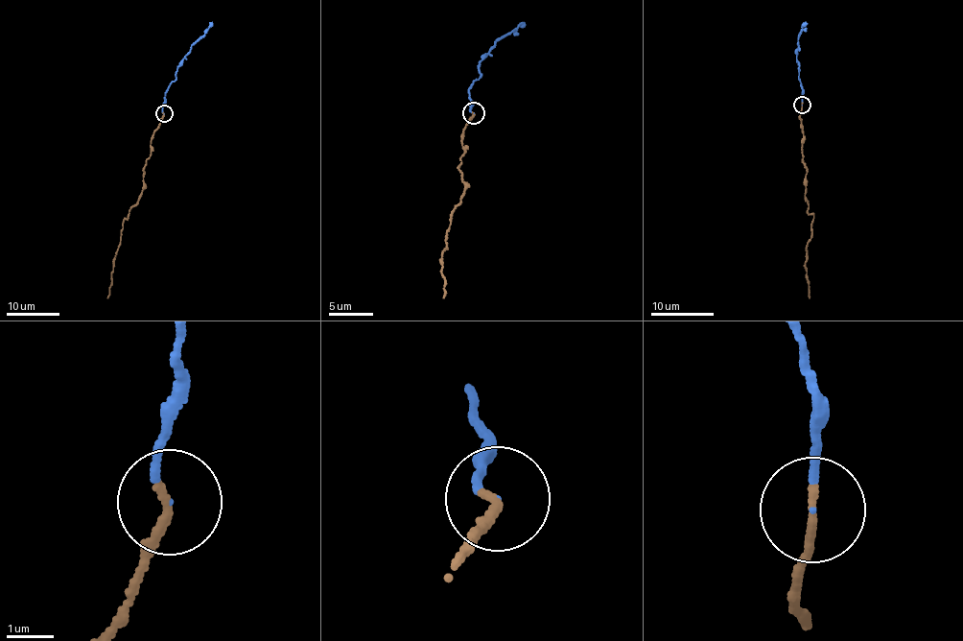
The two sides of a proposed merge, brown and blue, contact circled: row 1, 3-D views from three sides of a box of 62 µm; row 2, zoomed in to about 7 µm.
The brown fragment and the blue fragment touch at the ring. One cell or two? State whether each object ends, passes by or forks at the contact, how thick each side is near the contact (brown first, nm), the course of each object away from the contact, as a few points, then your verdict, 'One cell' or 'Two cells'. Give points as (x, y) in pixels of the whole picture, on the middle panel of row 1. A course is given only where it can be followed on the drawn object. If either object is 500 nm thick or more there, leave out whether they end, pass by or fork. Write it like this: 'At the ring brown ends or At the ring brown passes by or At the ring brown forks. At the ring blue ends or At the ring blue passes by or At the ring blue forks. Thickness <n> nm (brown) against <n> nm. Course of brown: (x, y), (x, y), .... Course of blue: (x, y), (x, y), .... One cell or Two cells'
At the ring brown ends. At the ring blue ends. Thickness 200 nm (brown) against 110 nm. Course of brown: (475, 112), (461, 143), (466, 153), (459, 166), (466, 188), (451, 215), (448, 249), (441, 254), (442, 297). Course of blue: (475, 112), (468, 97), (470, 85), (481, 76), (479, 60), (495, 44), (494, 41), (524, 26). One cell

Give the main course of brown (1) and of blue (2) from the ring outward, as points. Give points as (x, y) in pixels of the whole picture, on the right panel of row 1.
1: (802, 106), (802, 159), (807, 172), (804, 199), (809, 203), (807, 211), (814, 216), (806, 249), (809, 297)
2: (802, 106), (796, 53), (797, 37), (807, 22)

